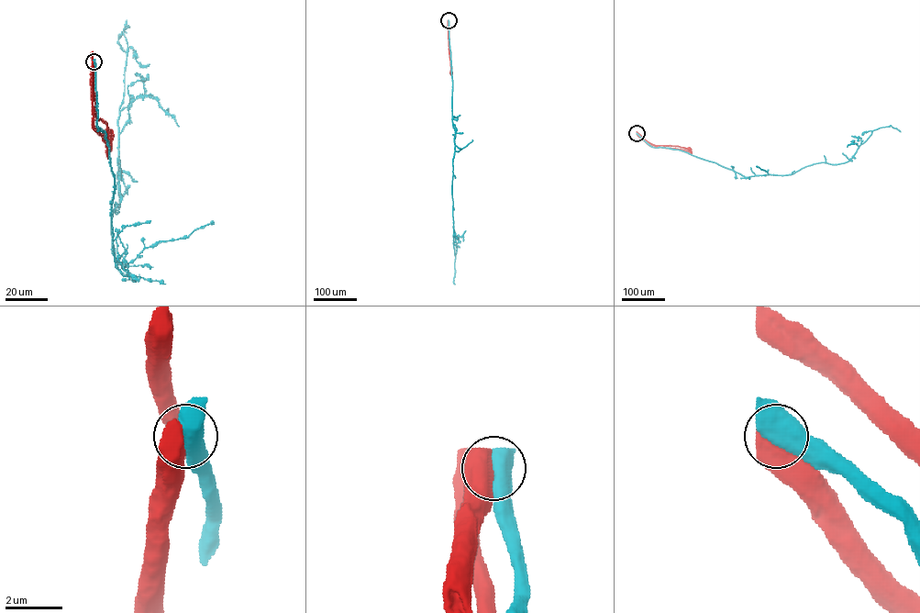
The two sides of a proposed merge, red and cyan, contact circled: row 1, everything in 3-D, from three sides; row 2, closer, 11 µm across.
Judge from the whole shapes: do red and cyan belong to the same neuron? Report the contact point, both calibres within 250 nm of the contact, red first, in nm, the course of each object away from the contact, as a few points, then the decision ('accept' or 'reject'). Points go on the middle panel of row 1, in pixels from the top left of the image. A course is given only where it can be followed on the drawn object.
(448, 20) | 800/550 nm | red via (448, 20), (451, 72) | cyan via (448, 20), (452, 121), (455, 133), (452, 184), (455, 284) | reject

